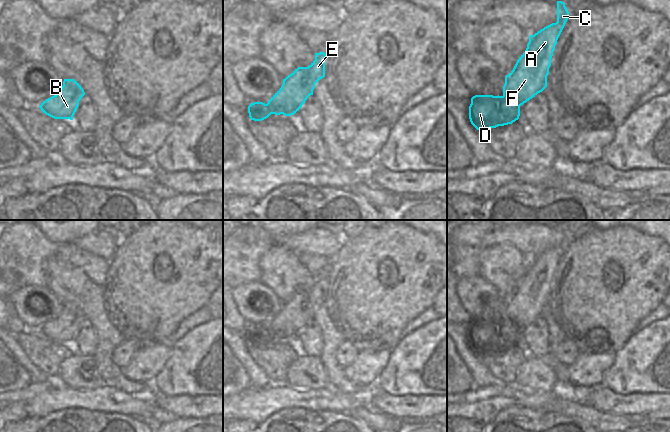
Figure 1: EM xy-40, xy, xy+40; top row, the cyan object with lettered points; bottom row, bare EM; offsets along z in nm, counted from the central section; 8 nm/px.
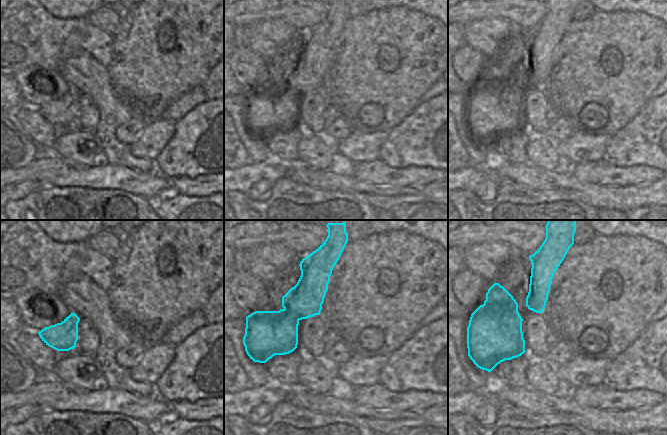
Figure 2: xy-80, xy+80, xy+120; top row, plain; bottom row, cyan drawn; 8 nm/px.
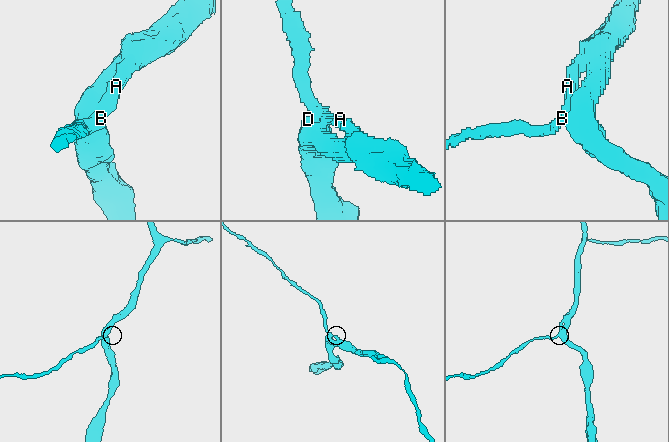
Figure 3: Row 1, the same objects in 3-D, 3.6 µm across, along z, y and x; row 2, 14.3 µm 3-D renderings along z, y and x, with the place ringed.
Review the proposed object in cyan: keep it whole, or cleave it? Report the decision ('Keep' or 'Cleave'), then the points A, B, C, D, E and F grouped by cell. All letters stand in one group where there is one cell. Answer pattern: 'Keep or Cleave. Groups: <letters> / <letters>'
Keep. Groups: A B C D E F

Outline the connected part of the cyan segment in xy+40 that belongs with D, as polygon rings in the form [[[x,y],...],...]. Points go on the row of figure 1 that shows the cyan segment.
[[[557,1],[557,22],[552,23],[534,35],[529,36],[525,52],[517,60],[513,70],[505,76],[502,96],[475,95],[469,106],[469,119],[477,130],[488,130],[512,124],[519,119],[520,106],[535,97],[547,87],[547,76],[557,40],[569,18],[569,12],[562,1]]]

